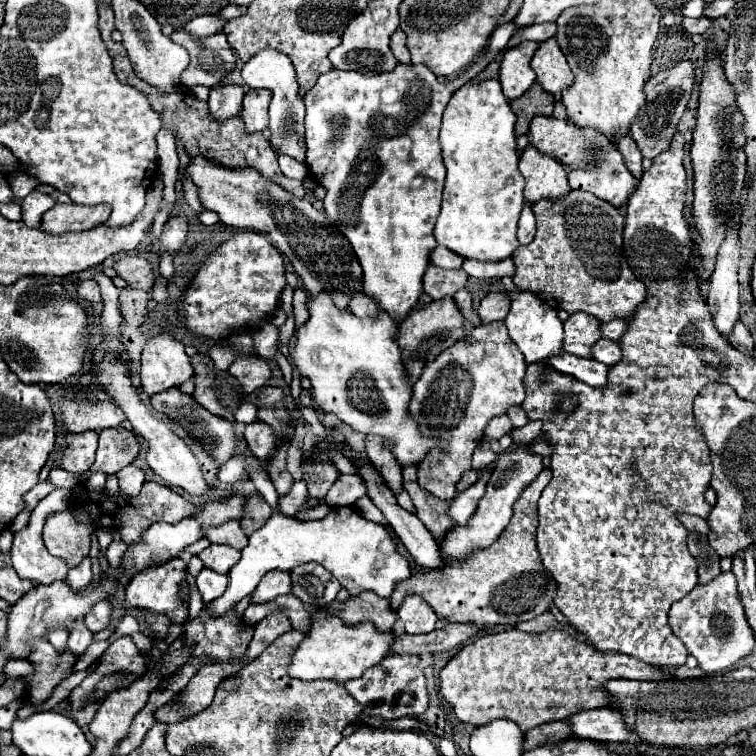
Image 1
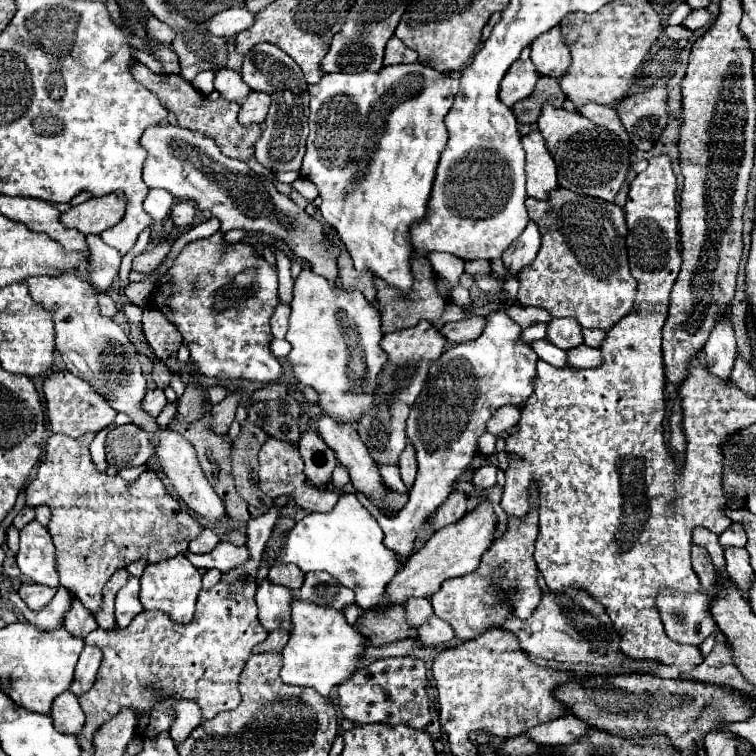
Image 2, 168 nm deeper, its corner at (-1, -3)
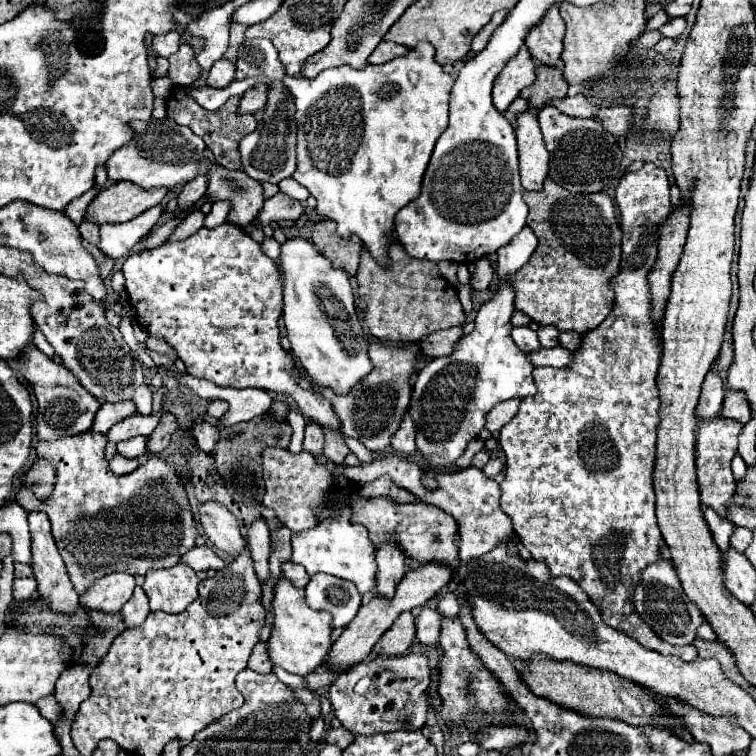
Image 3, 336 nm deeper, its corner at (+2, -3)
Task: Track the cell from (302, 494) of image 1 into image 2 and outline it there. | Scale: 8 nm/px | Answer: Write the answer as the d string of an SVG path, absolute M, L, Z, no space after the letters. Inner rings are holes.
M274 506L248 522L246 548L250 552L250 562L224 572L214 588L198 594L192 622L178 624L162 610L144 610L124 630L96 628L84 638L84 642L98 646L104 658L94 688L88 694L78 696L86 714L86 724L80 732L82 740L90 742L94 732L122 708L130 708L138 716L138 736L156 738L160 732L170 730L176 718L174 708L180 700L194 700L202 710L202 722L240 704L236 680L250 658L252 648L268 636L258 620L254 596L262 552L278 520L278 512L280 508Z

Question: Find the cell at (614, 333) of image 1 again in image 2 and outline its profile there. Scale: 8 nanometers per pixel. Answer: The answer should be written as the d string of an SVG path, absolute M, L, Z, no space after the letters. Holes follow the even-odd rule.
M582 330L584 344L590 348L598 348L598 344L602 344L602 336L606 336L604 330Z

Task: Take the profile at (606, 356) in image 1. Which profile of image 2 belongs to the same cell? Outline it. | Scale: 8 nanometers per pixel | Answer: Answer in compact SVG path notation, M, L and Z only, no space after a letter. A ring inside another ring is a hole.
M580 344L576 348L570 348L568 352L568 364L572 368L594 368L598 364L602 364L602 356L598 352L598 348L590 348L586 344Z

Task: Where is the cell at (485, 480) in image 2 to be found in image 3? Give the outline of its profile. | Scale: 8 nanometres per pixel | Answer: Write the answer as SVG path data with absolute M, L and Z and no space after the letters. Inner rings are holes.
M491 458L491 460L485 464L483 474L485 474L487 478L495 478L501 470L503 470L503 460L501 460L501 458Z

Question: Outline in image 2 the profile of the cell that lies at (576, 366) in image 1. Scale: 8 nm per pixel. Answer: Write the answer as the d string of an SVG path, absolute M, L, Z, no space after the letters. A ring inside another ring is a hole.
M534 340L530 342L530 348L536 352L536 356L556 368L566 368L566 352L556 348L554 344L550 344L548 340Z

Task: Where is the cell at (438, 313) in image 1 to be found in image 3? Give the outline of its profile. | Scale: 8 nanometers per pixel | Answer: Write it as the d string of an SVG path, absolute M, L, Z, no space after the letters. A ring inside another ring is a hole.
M373 342L369 344L369 358L373 362L373 372L367 374L349 396L335 396L329 388L323 390L323 396L331 400L337 416L343 424L343 434L357 438L371 452L385 452L391 444L391 436L397 432L411 400L411 376L417 364L417 356L421 354L419 342L411 344L387 344Z

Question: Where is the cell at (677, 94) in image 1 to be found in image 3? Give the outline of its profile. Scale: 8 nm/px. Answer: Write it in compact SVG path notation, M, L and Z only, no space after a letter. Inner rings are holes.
M631 106L603 108L599 112L599 122L615 136L627 136L633 128L633 108Z

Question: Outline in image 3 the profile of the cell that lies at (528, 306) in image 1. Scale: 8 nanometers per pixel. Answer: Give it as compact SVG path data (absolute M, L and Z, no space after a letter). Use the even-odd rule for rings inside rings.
M479 258L475 262L475 272L471 276L471 288L473 290L487 290L487 286L493 282L493 266L489 264L487 258Z

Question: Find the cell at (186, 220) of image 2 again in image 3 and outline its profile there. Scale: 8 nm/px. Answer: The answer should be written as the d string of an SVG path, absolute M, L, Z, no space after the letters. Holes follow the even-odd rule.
M197 176L195 180L187 182L181 190L181 194L177 196L177 204L179 204L179 210L187 210L191 208L193 204L197 204L197 200L201 200L201 196L205 194L205 188L207 188L207 176Z

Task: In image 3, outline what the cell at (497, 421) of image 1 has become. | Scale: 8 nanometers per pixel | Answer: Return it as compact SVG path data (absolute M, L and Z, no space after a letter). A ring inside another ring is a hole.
M507 400L507 402L497 404L497 406L487 414L487 424L485 424L485 428L487 428L489 432L501 430L507 422L511 422L511 420L517 416L519 402L521 402L521 400Z

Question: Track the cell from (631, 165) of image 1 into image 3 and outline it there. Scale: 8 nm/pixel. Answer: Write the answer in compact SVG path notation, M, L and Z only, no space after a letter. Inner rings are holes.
M577 94L577 96L567 96L563 100L553 100L551 102L557 110L565 112L567 116L577 116L577 118L597 118L597 112L599 112L599 106L591 104L583 94Z

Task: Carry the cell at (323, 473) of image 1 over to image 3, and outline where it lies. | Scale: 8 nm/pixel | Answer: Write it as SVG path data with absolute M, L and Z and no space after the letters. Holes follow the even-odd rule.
M309 422L305 428L305 442L303 442L303 450L311 452L313 456L321 456L323 452L323 428L319 428L315 422Z

